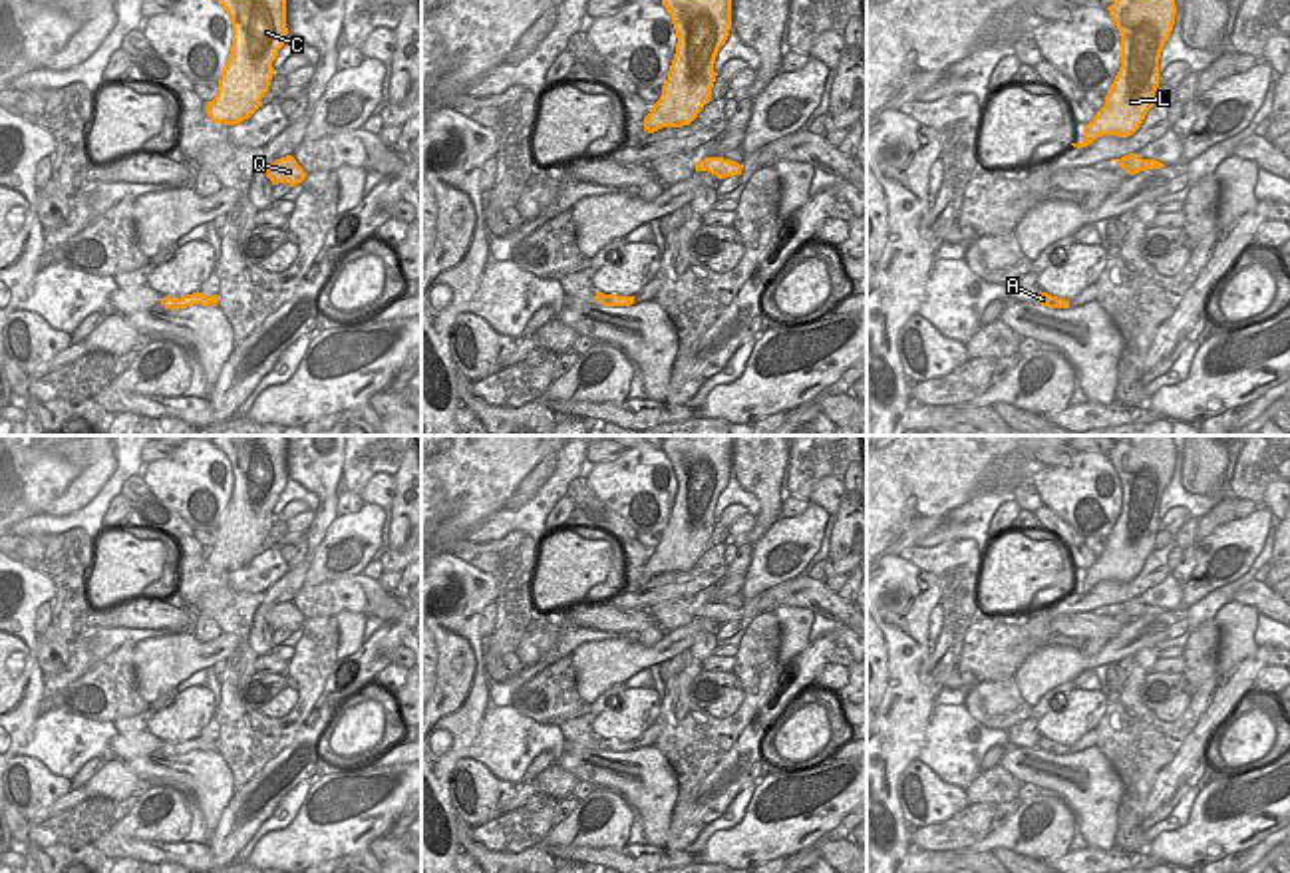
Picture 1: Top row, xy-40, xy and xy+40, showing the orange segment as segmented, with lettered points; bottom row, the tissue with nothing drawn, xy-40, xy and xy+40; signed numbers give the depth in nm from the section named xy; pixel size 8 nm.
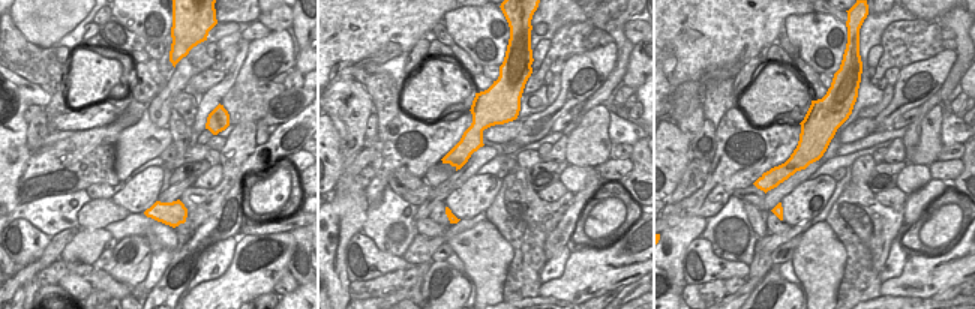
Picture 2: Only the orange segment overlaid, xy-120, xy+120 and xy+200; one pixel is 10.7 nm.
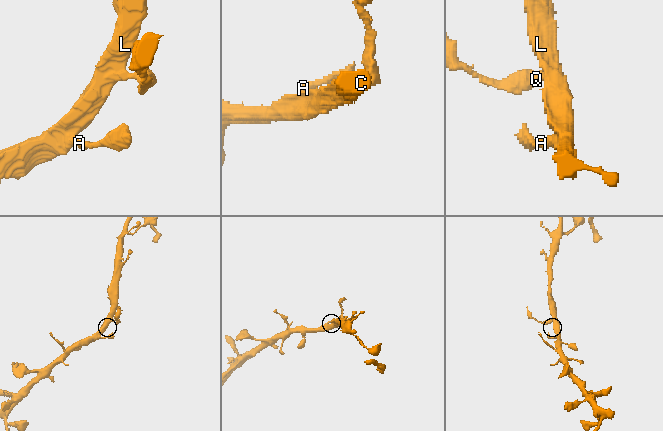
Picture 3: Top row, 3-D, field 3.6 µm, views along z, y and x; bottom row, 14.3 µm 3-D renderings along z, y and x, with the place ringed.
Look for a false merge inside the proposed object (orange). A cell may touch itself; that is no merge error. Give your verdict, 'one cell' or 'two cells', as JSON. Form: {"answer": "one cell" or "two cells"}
{"answer": "two cells"}

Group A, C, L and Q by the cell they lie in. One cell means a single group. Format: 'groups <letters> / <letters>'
groups A C L / Q

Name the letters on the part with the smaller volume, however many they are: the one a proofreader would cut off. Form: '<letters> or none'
Q

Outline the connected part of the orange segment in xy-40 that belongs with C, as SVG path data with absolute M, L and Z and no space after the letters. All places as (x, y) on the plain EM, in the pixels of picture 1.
M213 436L211 443L231 461L233 491L207 561L237 571L260 553L268 537L272 507L288 479L288 436Z

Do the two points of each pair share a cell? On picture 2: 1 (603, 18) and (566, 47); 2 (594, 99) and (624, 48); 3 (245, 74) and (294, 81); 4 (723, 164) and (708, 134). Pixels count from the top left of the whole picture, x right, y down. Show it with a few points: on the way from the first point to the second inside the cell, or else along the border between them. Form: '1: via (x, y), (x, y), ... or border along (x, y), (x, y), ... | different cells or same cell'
1: border along (588, 20), (596, 27) | different cells
2: via (606, 87), (620, 71), (623, 60) | same cell
3: border along (293, 66), (288, 72) | different cells
4: border along (716, 129), (716, 153), (711, 162) | different cells

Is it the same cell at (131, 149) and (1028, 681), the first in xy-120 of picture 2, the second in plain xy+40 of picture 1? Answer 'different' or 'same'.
same

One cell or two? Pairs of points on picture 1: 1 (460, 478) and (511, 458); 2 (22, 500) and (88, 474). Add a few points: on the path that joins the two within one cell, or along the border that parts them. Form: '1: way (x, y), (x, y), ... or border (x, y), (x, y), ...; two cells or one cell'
1: way (472, 466), (480, 458), (499, 458); one cell
2: border (86, 456), (86, 466), (80, 474), (40, 512); two cells

